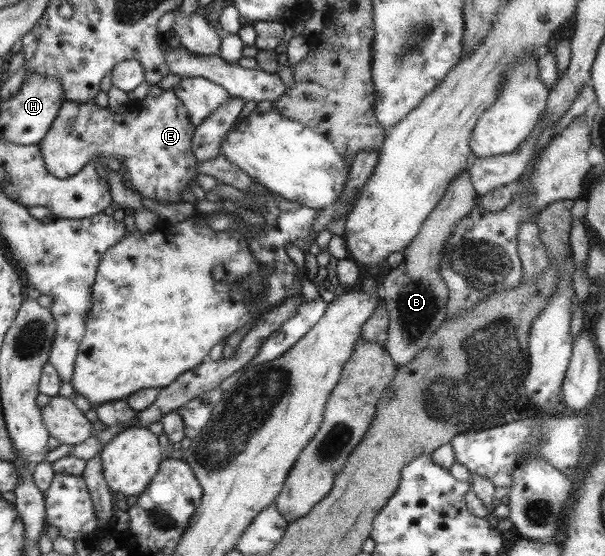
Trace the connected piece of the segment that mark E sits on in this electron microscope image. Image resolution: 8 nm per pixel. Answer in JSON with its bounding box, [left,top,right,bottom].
[38,84,197,203]

